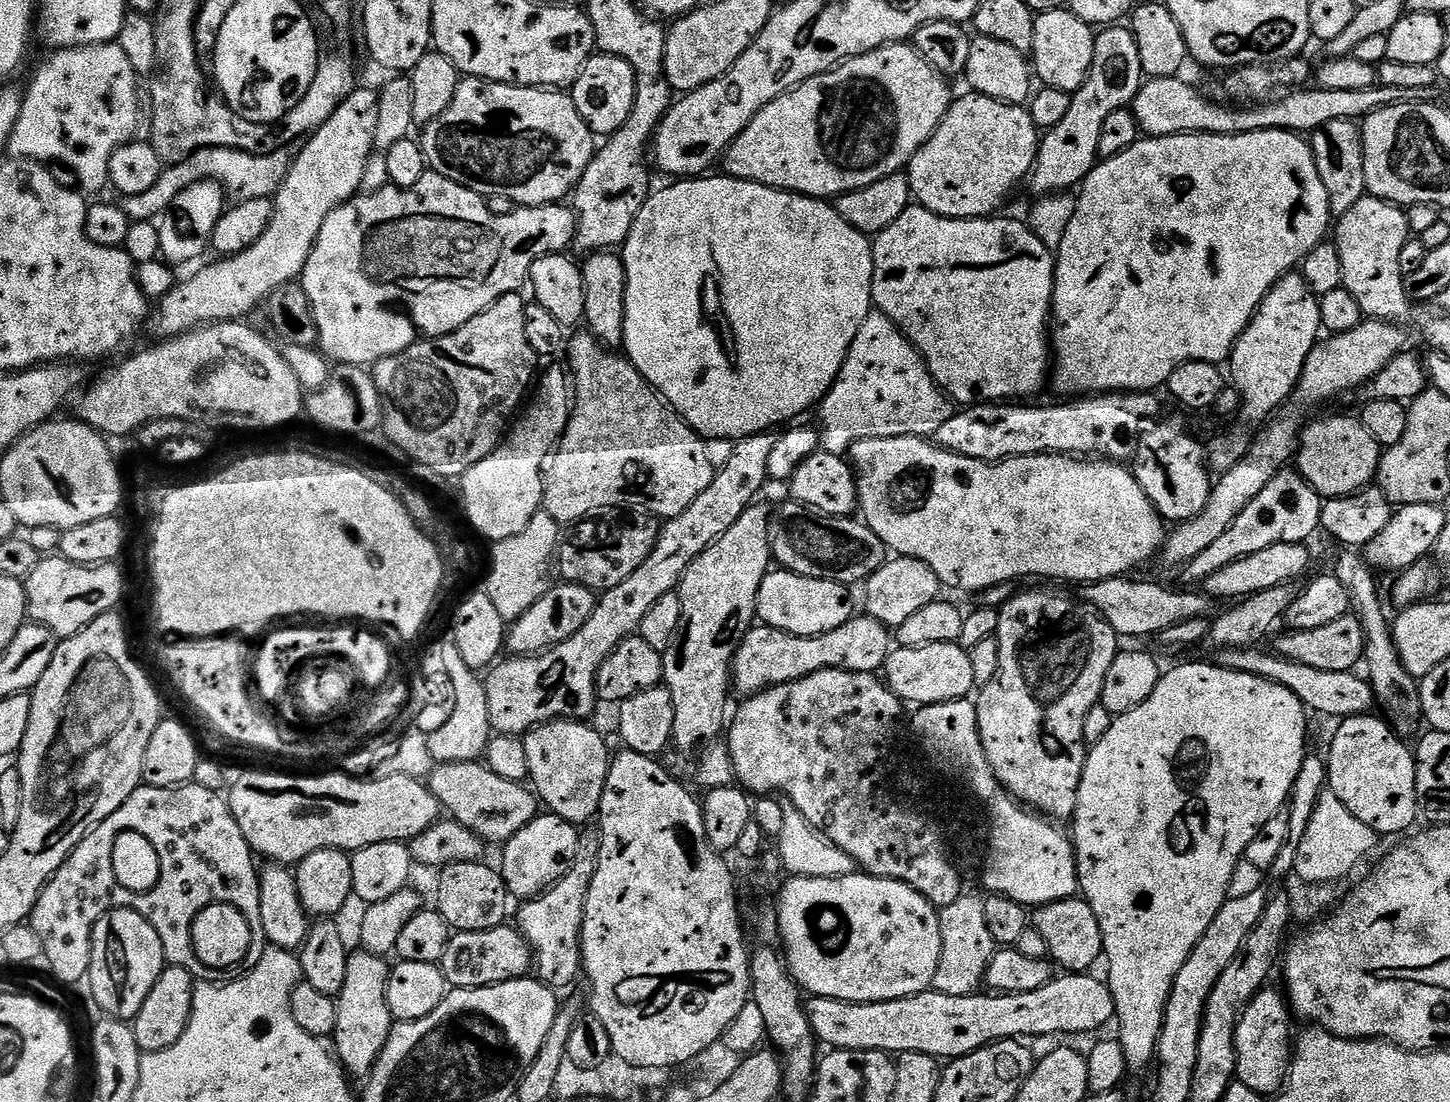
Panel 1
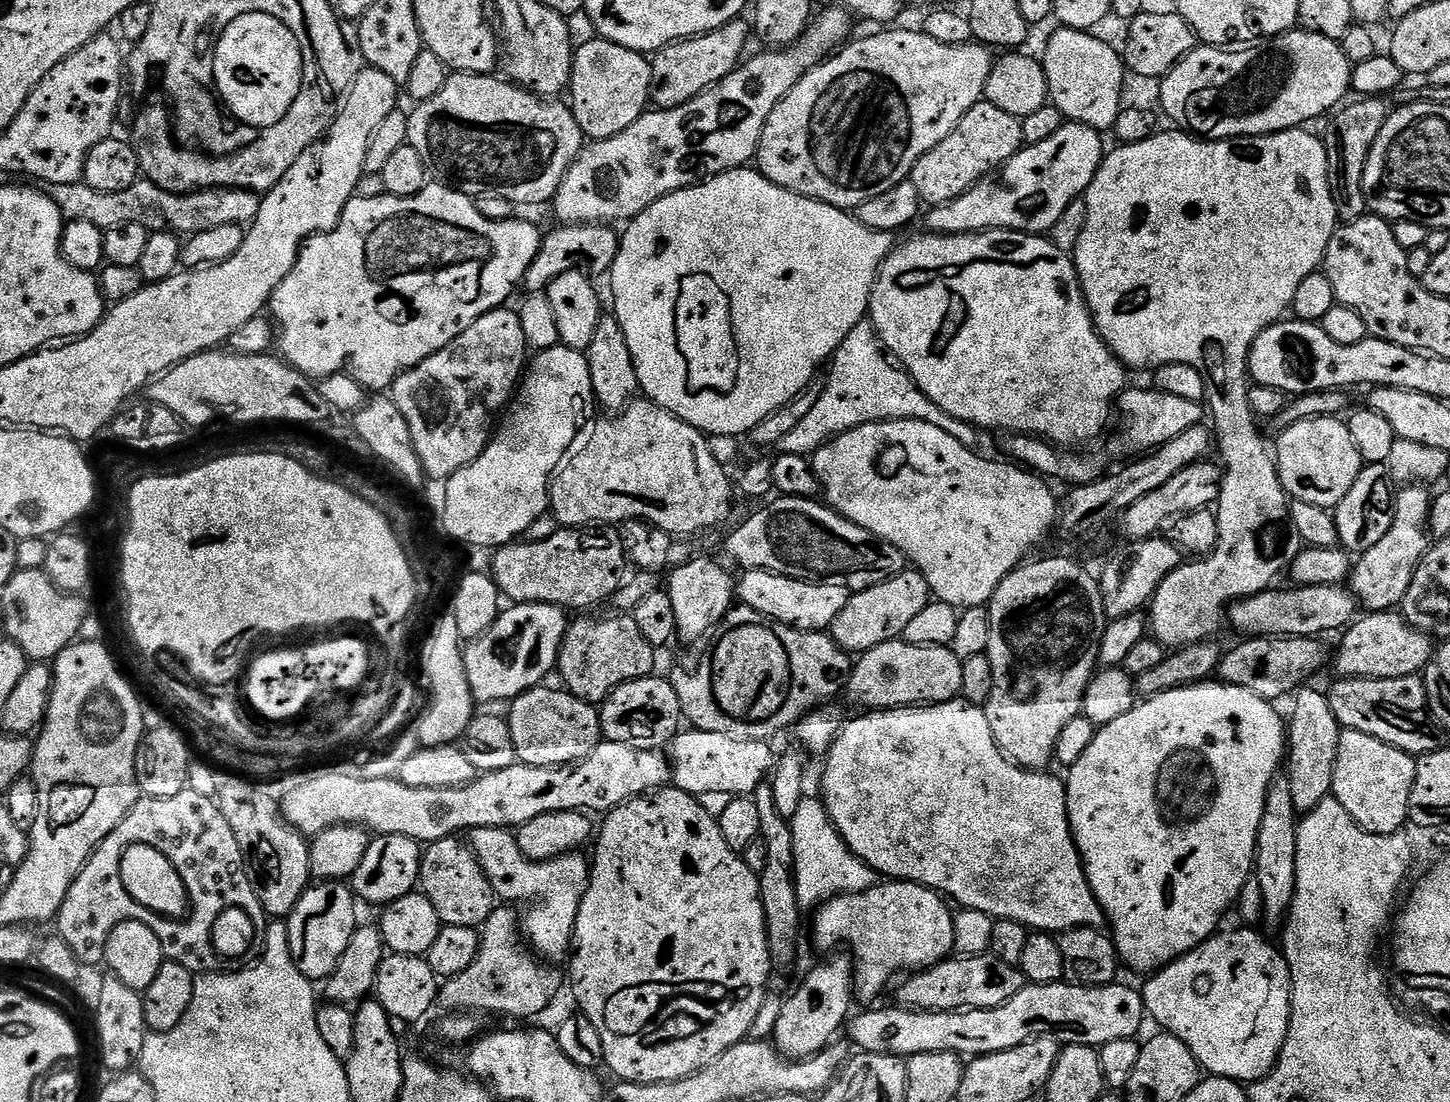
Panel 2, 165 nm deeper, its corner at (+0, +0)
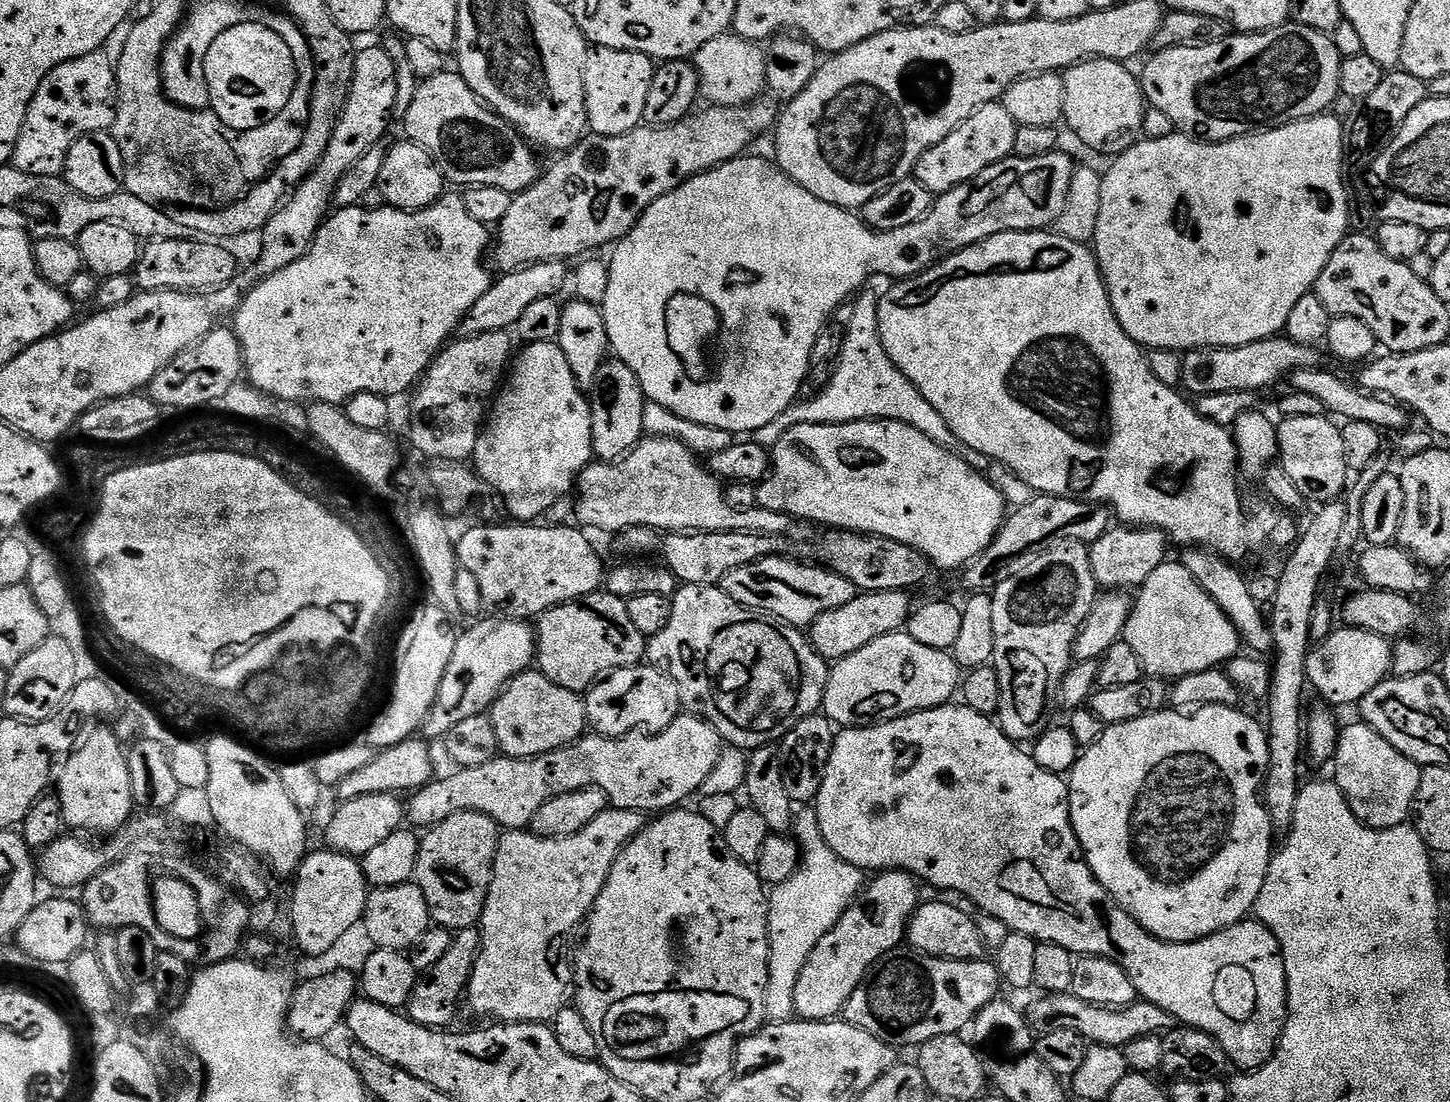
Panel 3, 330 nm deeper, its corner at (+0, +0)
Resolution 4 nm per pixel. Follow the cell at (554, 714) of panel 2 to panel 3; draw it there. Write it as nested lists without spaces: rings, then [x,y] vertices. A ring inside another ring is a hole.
[[[538,670],[515,676],[493,702],[490,715],[501,753],[516,760],[529,760],[550,750],[565,748],[585,735],[589,727],[584,696],[550,682],[550,678]]]

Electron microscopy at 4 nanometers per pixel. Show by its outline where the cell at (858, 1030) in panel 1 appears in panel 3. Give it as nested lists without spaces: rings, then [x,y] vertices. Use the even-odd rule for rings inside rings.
[[[1072,993],[1039,997],[1026,1016],[1032,1028],[1039,1033],[1053,1032],[1058,1029],[1074,1030],[1082,1034],[1090,1044],[1106,1045],[1108,1047],[1123,1047],[1139,1037],[1161,1035],[1177,1027],[1178,1021],[1167,1014],[1161,1007],[1154,1006],[1148,1001],[1137,1000],[1125,1008],[1104,1008],[1096,1004],[1082,1002]]]

